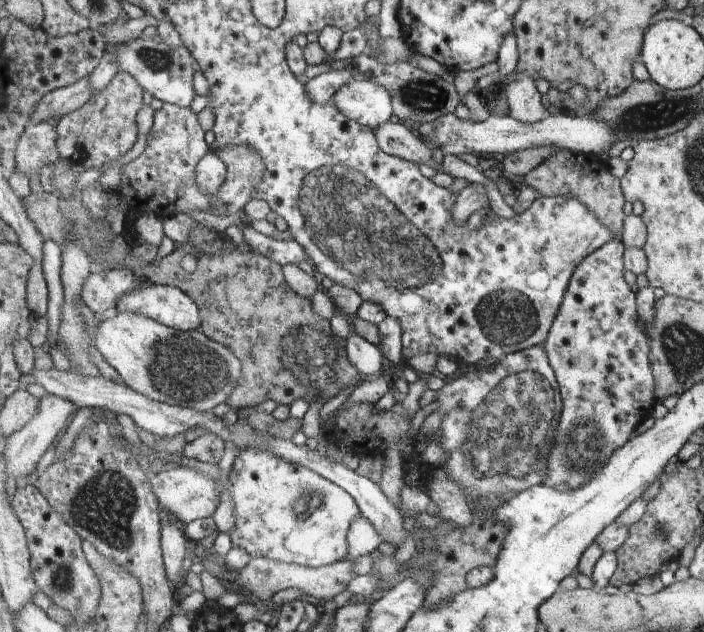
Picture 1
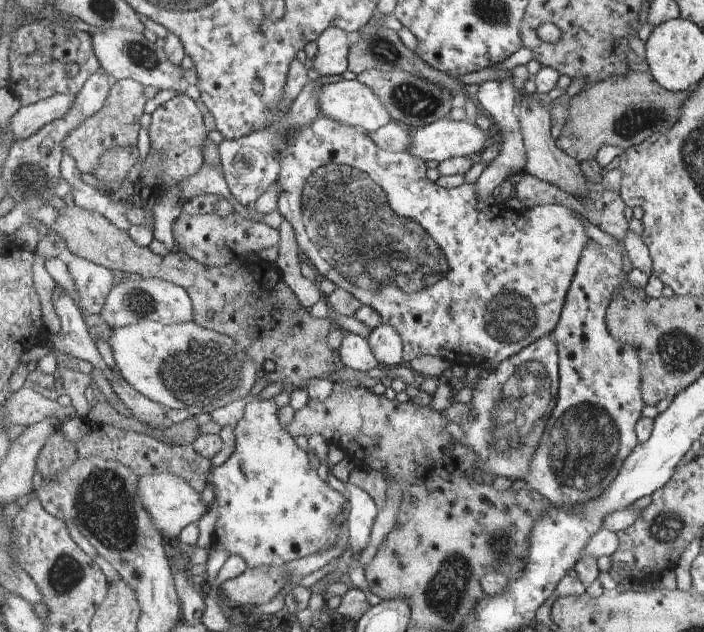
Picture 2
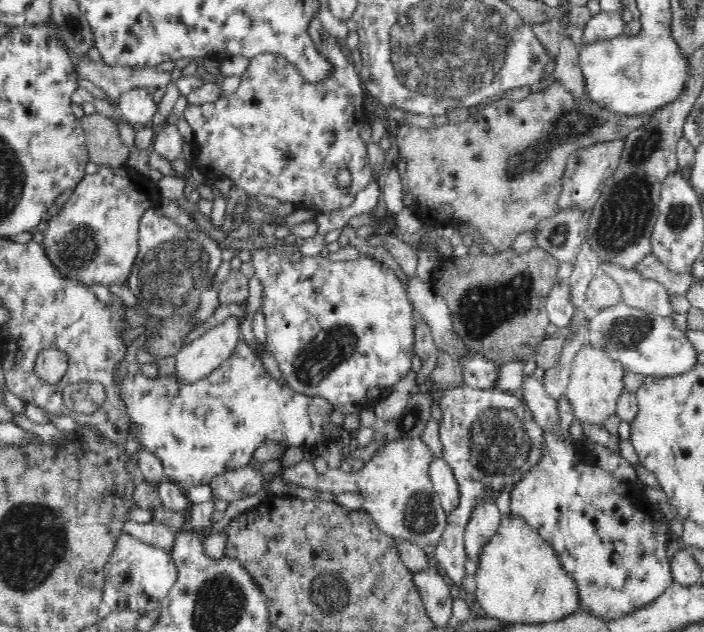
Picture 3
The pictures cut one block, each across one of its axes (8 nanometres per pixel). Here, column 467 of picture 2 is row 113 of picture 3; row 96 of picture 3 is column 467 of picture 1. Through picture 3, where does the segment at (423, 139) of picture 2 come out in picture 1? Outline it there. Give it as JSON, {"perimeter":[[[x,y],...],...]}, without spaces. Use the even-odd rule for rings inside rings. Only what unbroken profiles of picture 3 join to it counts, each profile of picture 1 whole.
{"perimeter":[[[495,112],[482,122],[470,119],[459,119],[455,114],[438,118],[434,123],[433,136],[425,137],[426,145],[432,150],[438,146],[445,154],[457,155],[476,152],[481,159],[490,157],[502,158],[507,153],[512,153],[523,148],[536,146],[557,146],[569,149],[575,153],[607,152],[616,140],[615,133],[607,123],[595,120],[593,116],[567,116],[566,114],[552,114],[538,123],[522,123],[510,114],[501,115]]]}

